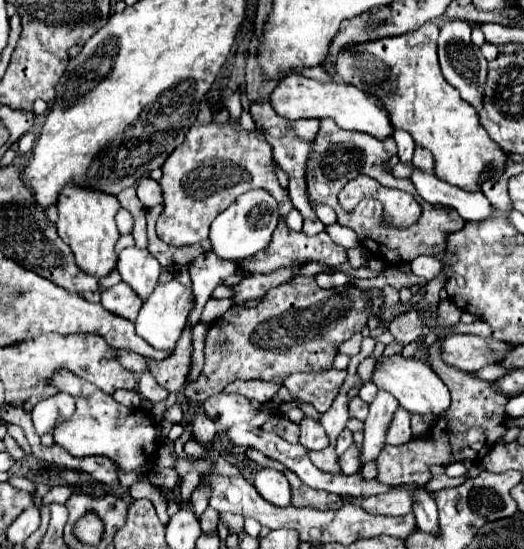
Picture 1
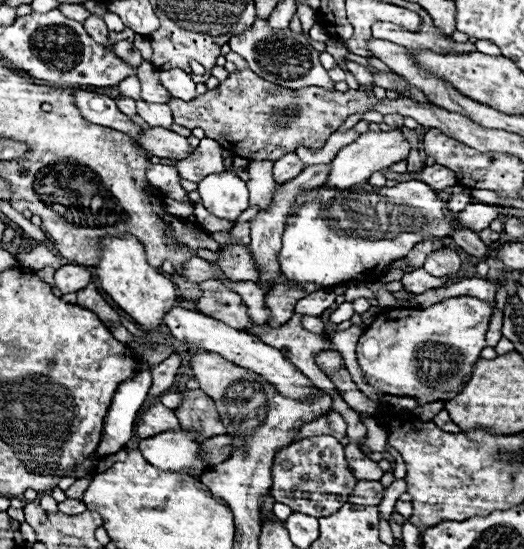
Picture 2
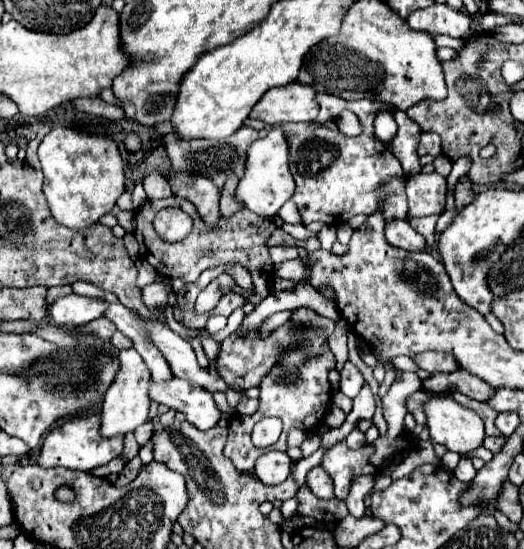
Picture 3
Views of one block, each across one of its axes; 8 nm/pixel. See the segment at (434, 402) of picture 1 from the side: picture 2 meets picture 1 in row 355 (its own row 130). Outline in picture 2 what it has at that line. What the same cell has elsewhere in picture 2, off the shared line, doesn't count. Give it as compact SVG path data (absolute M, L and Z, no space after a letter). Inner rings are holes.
M396 128L392 132L366 132L366 134L360 134L356 142L344 146L334 156L334 160L330 162L330 174L328 174L326 182L324 182L324 188L350 190L356 184L368 182L368 178L374 172L378 172L382 168L388 168L388 166L408 158L408 152L410 152L410 144L406 142L406 138L404 138L400 128Z

